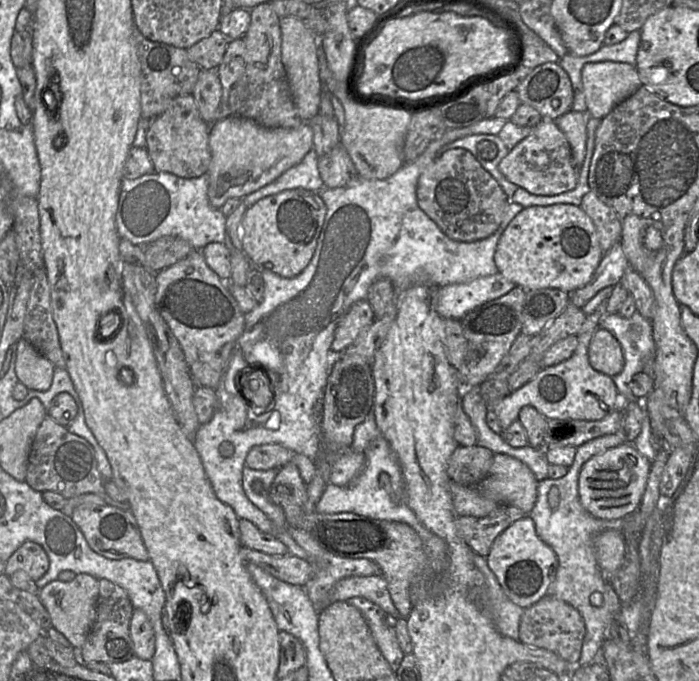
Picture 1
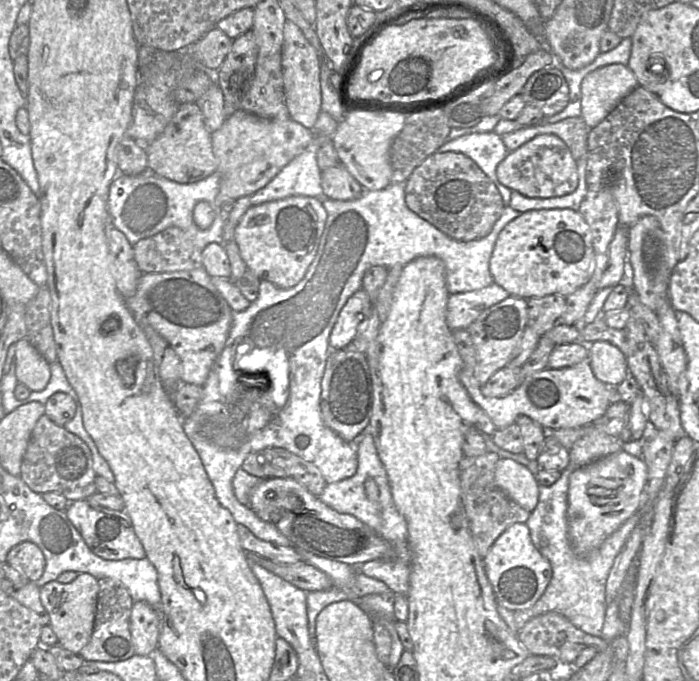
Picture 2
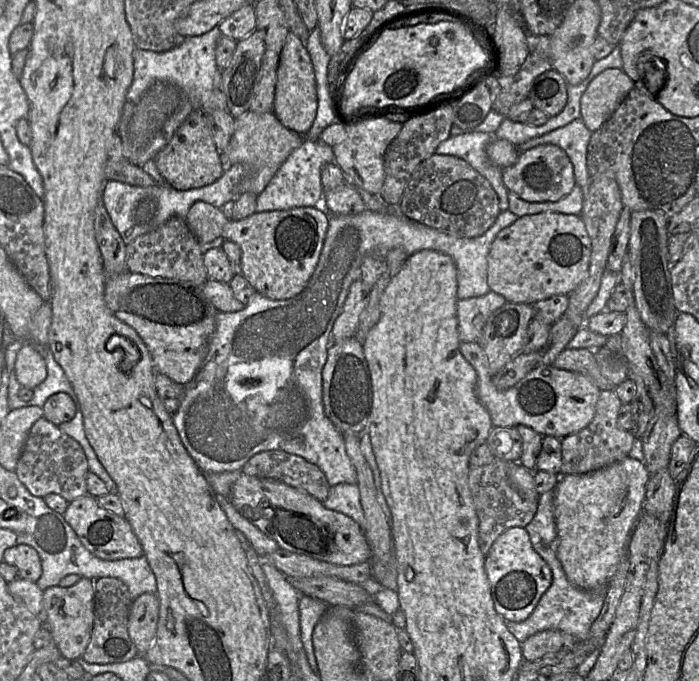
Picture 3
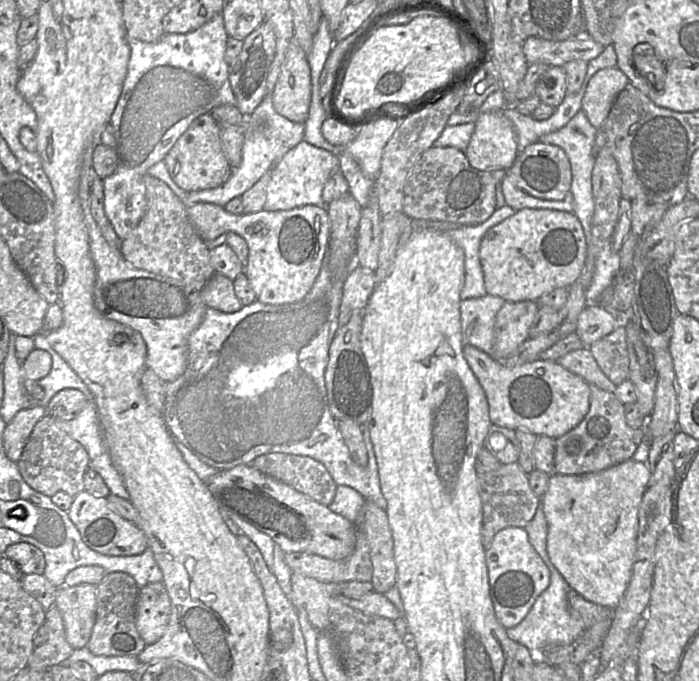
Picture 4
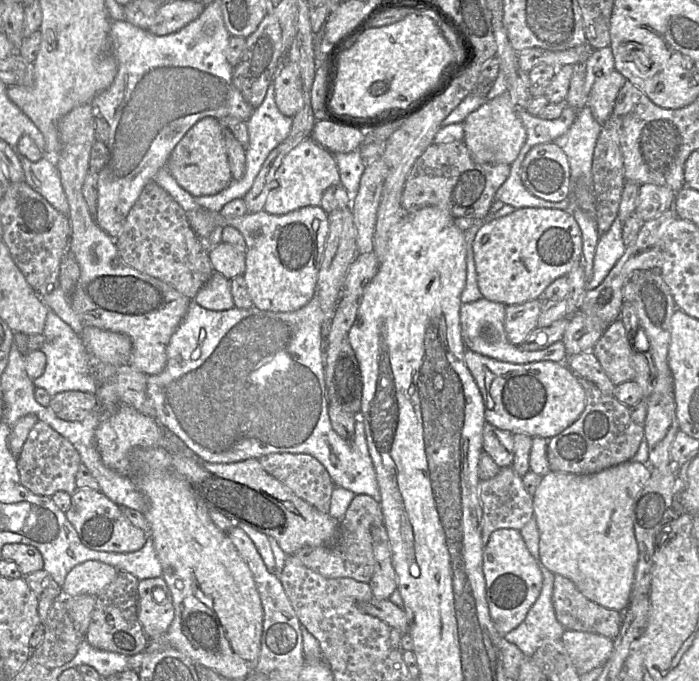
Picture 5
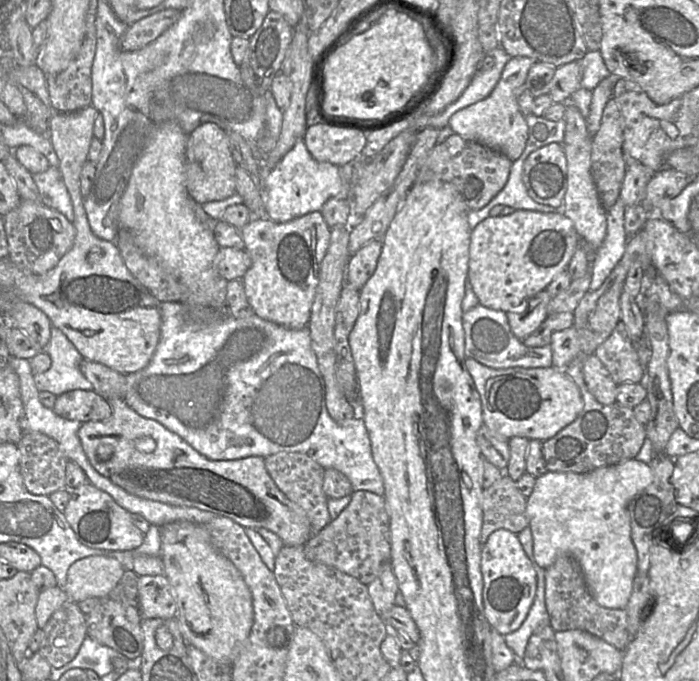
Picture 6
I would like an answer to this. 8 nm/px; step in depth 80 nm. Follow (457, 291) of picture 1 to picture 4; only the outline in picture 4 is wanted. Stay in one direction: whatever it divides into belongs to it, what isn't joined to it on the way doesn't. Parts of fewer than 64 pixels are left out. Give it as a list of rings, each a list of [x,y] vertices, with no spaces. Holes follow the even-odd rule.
[[[486,294],[460,302],[463,345],[474,346],[492,356],[495,317],[505,300]]]

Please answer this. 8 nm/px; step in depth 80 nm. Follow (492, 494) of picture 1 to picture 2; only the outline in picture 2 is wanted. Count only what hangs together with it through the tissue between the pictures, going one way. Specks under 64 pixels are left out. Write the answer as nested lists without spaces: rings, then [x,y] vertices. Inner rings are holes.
[[[500,458],[495,468],[496,485],[526,511],[536,508],[539,484],[535,474],[526,466],[508,458]]]

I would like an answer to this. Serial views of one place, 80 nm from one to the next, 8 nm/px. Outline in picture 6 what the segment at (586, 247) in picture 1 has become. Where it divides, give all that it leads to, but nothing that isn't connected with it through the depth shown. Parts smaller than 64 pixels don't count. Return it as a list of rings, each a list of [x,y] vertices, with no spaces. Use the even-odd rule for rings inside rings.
[[[516,210],[505,216],[487,217],[472,230],[470,235],[468,283],[480,305],[505,313],[518,310],[527,300],[546,290],[558,274],[566,271],[579,246],[580,237],[573,222],[562,213]]]

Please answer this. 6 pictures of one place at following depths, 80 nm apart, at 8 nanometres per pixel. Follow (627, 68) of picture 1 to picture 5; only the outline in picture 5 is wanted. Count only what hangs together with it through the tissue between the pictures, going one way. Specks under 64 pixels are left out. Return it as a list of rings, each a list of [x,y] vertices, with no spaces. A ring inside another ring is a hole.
[[[617,70],[598,77],[587,97],[587,104],[595,120],[603,125],[610,117],[616,97],[627,79]]]

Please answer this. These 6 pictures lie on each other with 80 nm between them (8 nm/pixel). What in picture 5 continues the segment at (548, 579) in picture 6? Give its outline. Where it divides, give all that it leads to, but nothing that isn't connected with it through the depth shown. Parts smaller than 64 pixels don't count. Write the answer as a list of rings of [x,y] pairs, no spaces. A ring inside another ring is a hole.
[[[555,574],[552,601],[556,618],[565,630],[597,633],[611,640],[620,631],[623,612],[591,601],[560,574]]]

